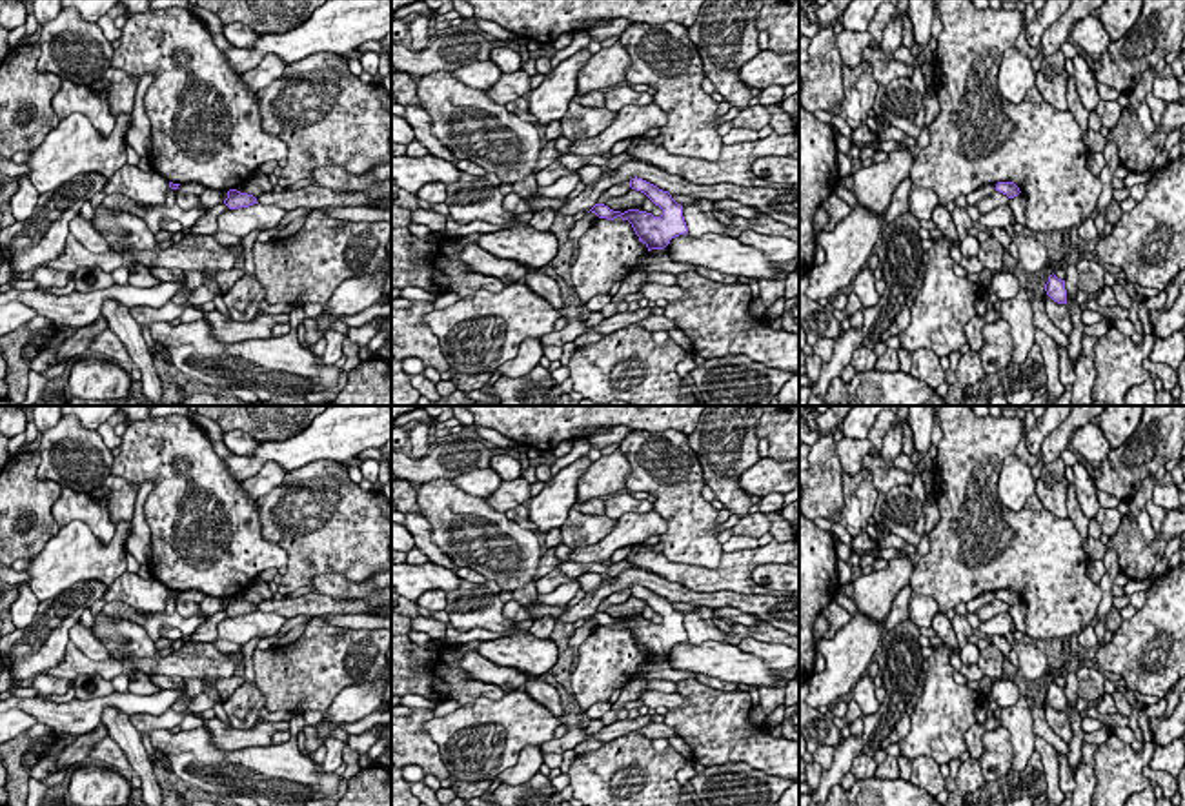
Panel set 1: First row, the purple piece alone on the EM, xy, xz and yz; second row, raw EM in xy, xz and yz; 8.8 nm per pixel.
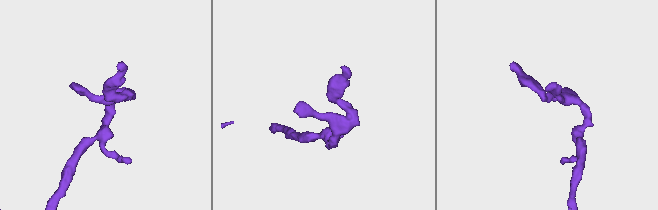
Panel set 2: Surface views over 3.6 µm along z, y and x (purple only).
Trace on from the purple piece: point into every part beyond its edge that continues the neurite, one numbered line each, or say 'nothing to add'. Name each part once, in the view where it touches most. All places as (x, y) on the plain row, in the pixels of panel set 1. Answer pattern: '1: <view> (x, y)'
nothing to add

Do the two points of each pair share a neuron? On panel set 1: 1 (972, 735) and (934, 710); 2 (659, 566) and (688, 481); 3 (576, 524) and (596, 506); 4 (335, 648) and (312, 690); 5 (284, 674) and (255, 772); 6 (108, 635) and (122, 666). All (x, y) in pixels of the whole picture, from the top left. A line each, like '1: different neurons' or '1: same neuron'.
1: different neurons
2: different neurons
3: different neurons
4: same neuron
5: different neurons
6: different neurons

